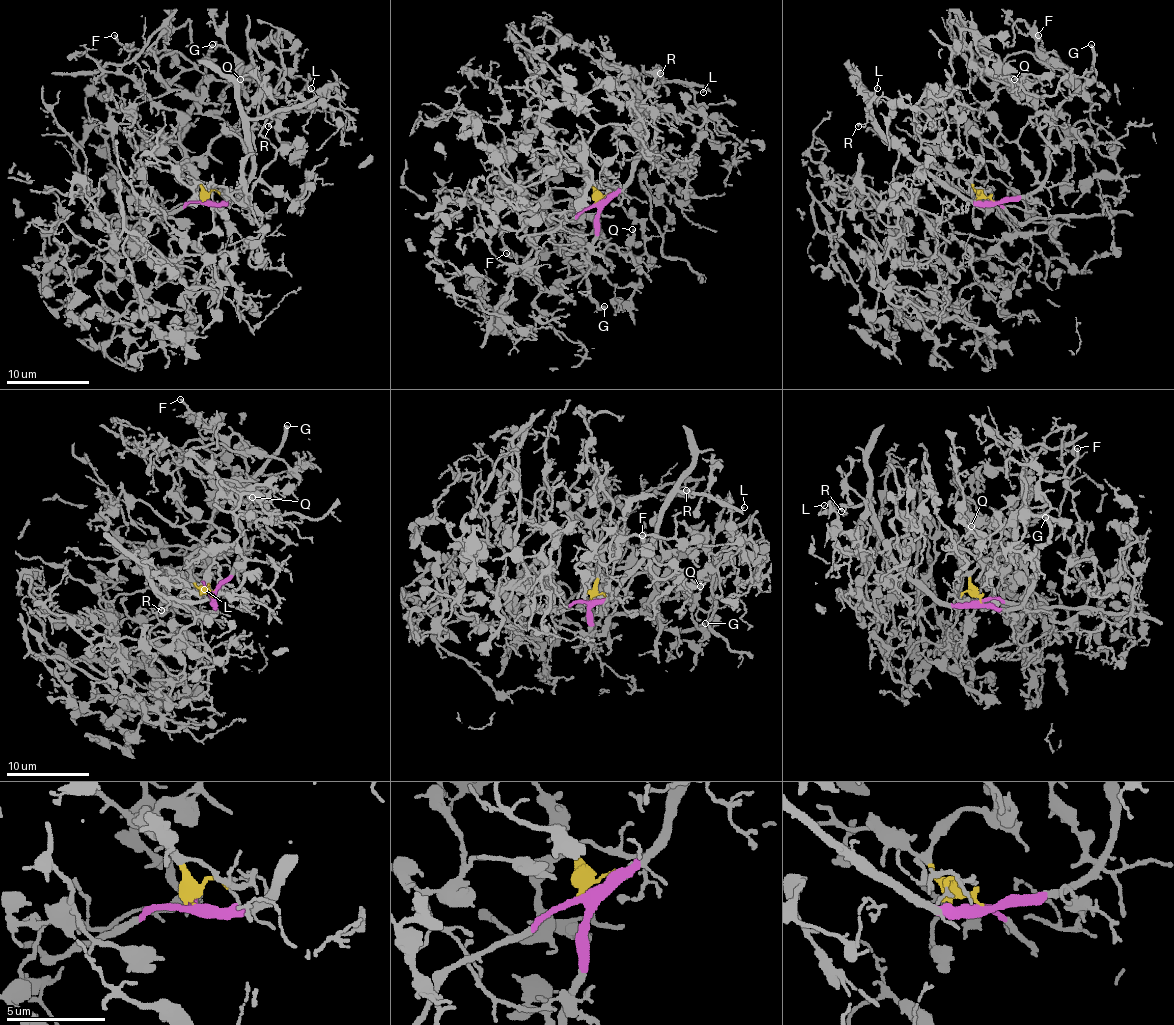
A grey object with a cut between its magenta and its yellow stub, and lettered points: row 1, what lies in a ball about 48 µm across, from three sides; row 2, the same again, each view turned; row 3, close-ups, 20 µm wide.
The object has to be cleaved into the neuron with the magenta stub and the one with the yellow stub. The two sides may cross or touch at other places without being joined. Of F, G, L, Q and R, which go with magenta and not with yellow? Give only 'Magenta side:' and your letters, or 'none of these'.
Magenta side: G, L, R

